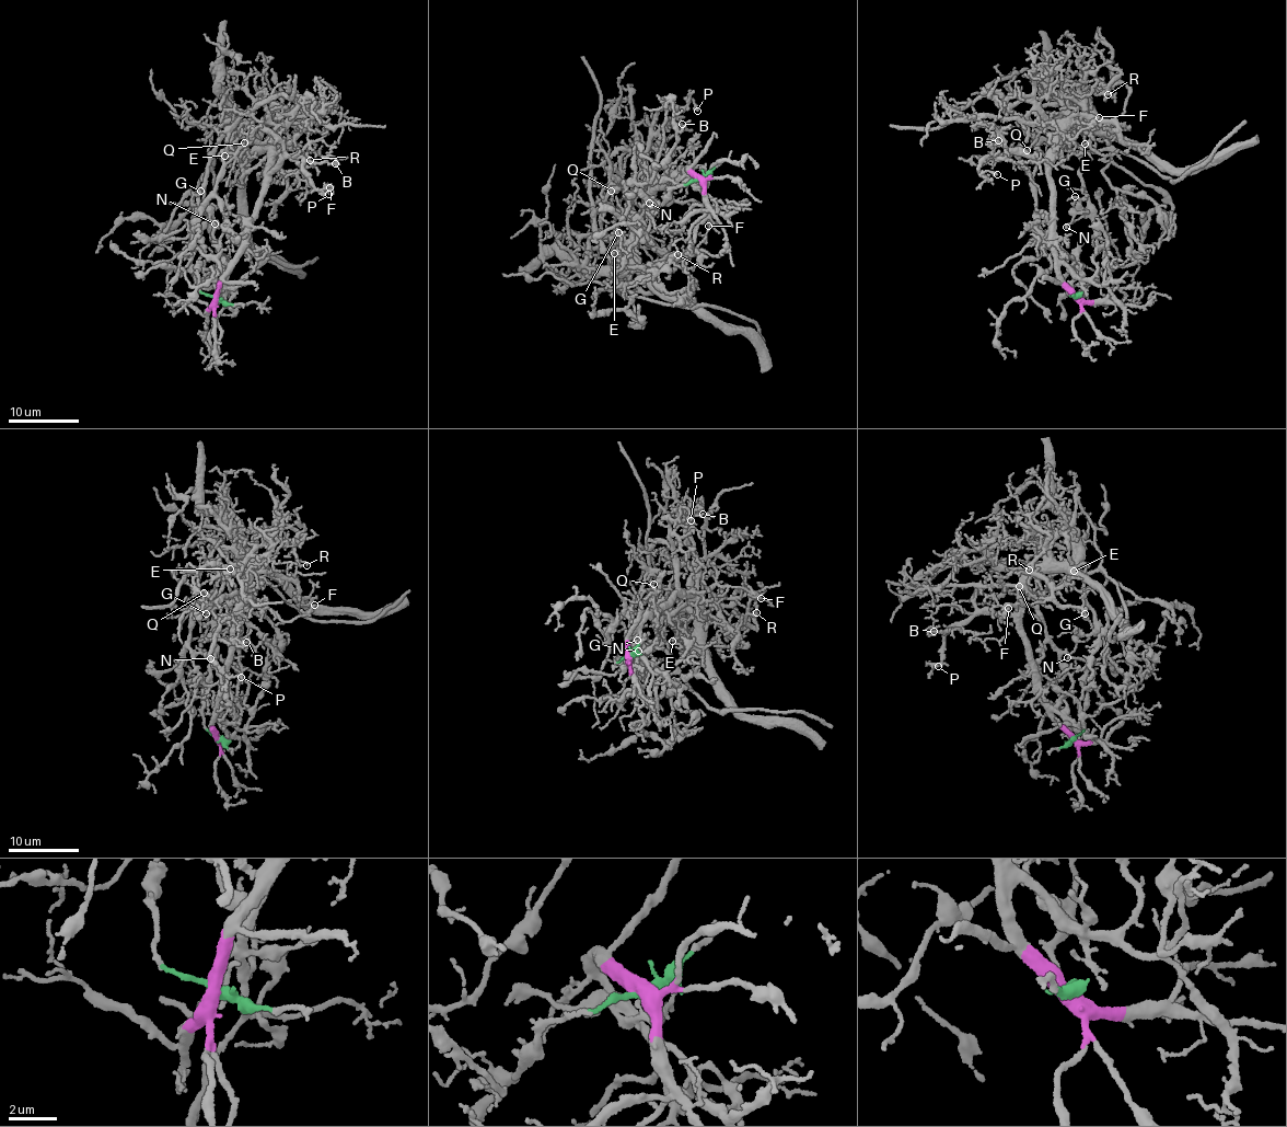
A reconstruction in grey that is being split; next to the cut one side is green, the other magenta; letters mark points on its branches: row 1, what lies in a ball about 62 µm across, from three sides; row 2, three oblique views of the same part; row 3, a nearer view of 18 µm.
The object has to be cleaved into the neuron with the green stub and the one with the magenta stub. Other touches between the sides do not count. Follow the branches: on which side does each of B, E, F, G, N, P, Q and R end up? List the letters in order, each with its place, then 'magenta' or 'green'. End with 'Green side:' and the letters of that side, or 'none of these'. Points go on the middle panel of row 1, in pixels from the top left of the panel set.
B: at (682, 124); magenta
E: at (614, 253); magenta
F: at (708, 226); magenta
G: at (618, 232); green
N: at (649, 203); green
P: at (697, 111); magenta
Q: at (611, 191); magenta
R: at (677, 254); magenta
Green side: G, N

